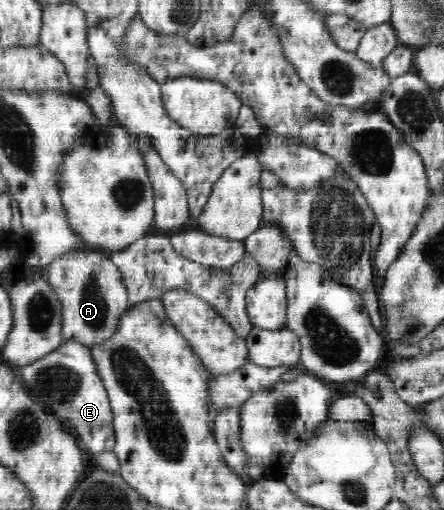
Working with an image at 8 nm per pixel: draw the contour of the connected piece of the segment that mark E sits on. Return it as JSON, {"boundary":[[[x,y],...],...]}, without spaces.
{"boundary":[[[64,340],[62,345],[50,351],[48,355],[38,358],[34,363],[18,366],[17,371],[28,394],[36,403],[40,403],[43,409],[60,418],[79,438],[81,447],[86,447],[86,451],[93,454],[94,458],[100,452],[113,451],[116,441],[114,414],[88,346]]]}

